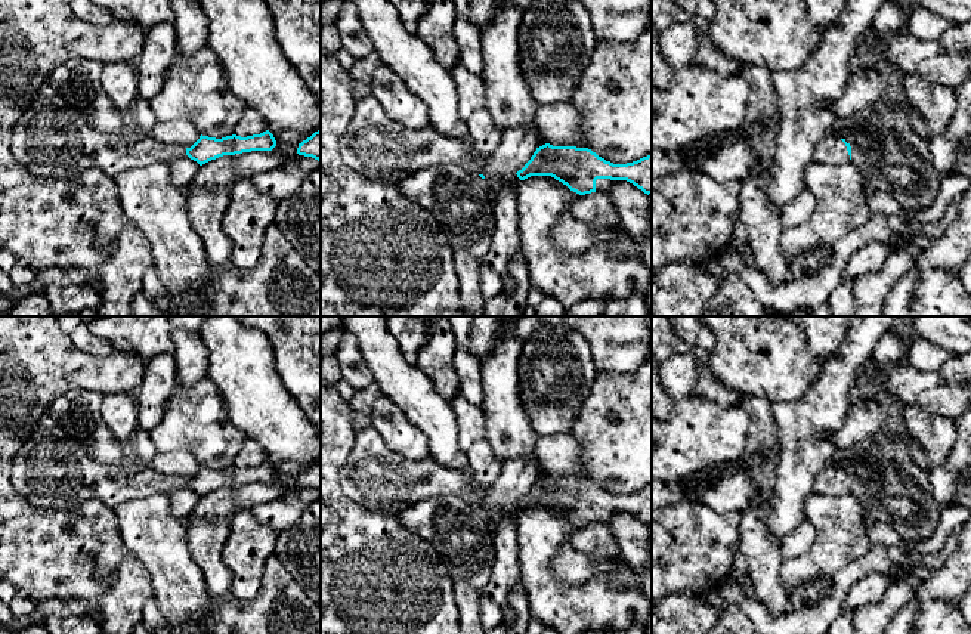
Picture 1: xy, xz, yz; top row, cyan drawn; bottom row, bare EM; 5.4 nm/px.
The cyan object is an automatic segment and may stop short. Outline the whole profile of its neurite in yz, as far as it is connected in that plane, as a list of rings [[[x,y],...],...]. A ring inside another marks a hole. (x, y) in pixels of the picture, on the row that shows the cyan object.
[[[825,136],[813,151],[813,161],[828,166],[841,166],[851,160],[851,146],[845,139]]]

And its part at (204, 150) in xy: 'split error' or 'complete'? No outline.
split error

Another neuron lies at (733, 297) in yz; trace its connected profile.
[[[726,272],[720,278],[720,288],[706,301],[702,316],[767,316],[767,310],[740,276]]]

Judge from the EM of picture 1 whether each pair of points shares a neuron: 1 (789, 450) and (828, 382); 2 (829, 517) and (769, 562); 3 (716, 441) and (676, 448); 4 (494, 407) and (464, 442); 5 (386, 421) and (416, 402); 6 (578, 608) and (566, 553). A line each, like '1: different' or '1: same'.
1: same
2: different
3: same
4: different
5: different
6: different

